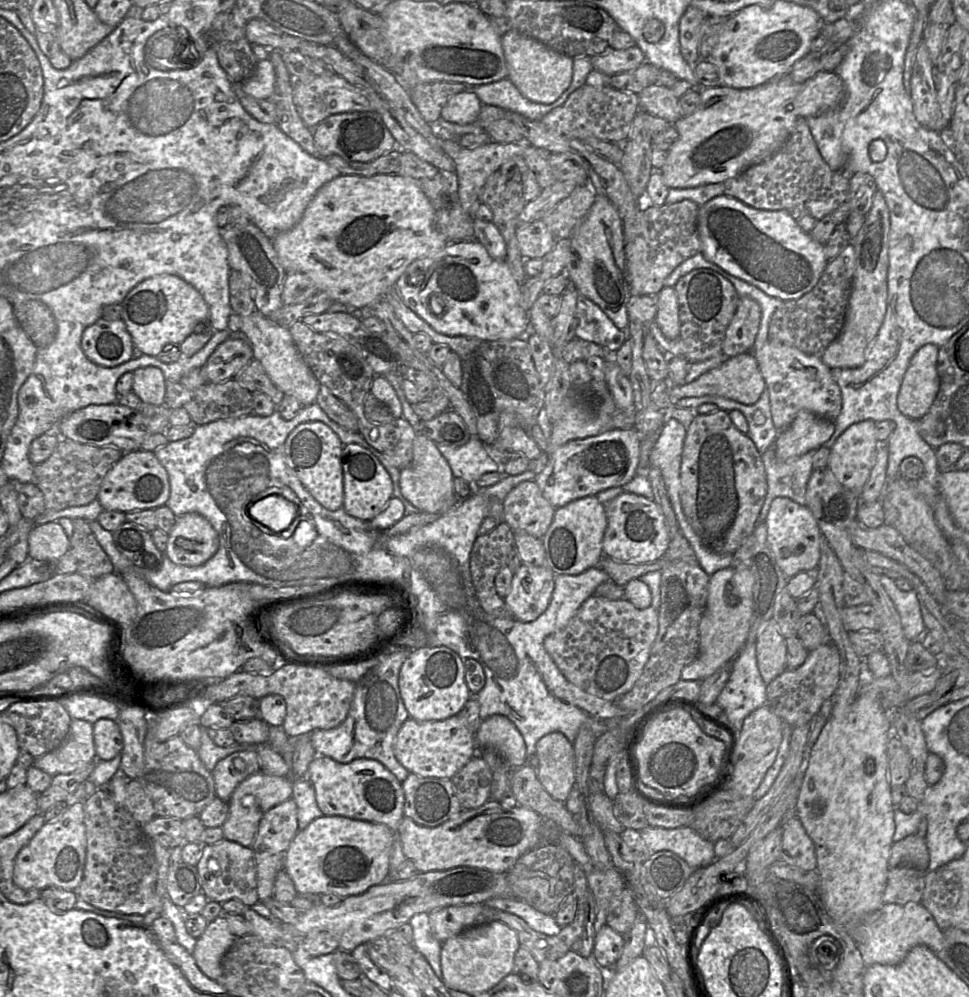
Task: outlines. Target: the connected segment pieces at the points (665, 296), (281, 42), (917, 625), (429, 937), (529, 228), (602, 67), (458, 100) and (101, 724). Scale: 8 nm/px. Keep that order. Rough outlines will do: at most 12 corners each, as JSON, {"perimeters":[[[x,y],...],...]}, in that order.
{"perimeters":[[[675,288],[658,296],[655,323],[667,338],[680,337]],[[257,18],[248,21],[245,36],[280,52],[298,51],[304,41]],[[879,574],[908,640],[924,629],[916,592]],[[429,913],[409,923],[413,946],[443,981],[442,943],[433,936]],[[542,220],[518,225],[524,260],[543,259],[557,241]],[[636,46],[591,57],[607,76],[634,70],[646,62]],[[470,90],[453,95],[441,118],[473,124],[483,104]],[[118,722],[93,724],[94,746],[100,760],[123,750]]]}

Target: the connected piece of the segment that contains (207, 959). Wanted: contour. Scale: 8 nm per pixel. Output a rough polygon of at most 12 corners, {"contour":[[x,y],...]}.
{"contour":[[223,914],[208,923],[192,955],[210,979],[235,938]]}

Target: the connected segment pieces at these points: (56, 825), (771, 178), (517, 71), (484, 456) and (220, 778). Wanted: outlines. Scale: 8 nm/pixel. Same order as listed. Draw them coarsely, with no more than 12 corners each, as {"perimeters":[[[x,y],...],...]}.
{"perimeters":[[[70,801],[18,852],[22,889],[77,890],[84,803]],[[806,118],[724,194],[795,219],[829,215],[850,181],[822,158]],[[515,30],[501,40],[507,79],[551,104],[570,86],[573,58]],[[470,435],[460,447],[435,445],[453,476],[470,484],[501,470],[486,445]],[[255,750],[238,751],[212,771],[216,796],[228,803],[258,771]]]}

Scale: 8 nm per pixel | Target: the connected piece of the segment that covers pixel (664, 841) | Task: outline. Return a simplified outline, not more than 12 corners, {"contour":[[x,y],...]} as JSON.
{"contour":[[646,826],[650,852],[671,851],[693,868],[716,859],[714,843],[691,827]]}

